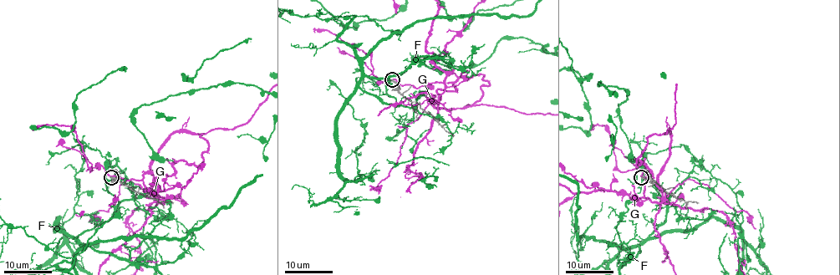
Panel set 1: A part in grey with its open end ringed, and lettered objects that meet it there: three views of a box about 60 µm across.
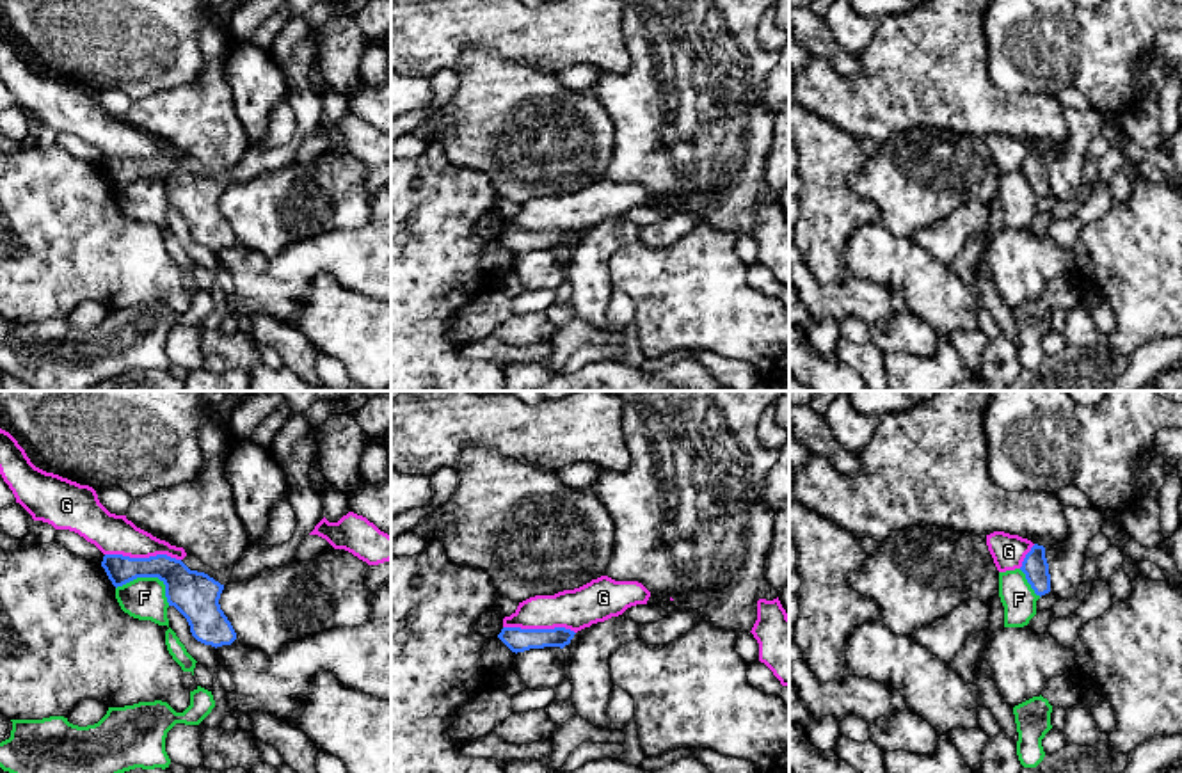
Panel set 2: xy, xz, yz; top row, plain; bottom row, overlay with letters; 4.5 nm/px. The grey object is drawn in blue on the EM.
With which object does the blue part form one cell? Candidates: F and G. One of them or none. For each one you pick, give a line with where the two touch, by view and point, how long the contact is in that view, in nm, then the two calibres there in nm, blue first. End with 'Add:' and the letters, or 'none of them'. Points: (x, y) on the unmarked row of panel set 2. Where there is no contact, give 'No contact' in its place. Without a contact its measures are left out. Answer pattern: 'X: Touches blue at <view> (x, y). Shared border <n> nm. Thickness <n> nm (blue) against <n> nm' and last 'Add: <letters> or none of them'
Add: none of them

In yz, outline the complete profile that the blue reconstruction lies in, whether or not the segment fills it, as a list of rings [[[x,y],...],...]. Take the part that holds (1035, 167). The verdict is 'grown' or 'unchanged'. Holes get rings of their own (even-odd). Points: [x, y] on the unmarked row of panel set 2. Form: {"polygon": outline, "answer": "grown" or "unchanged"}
{"polygon": [[[1034,146],[1026,156],[1020,172],[1026,176],[1027,185],[1036,197],[1045,197],[1050,194],[1050,176],[1045,160],[1045,149]]], "answer": "unchanged"}

